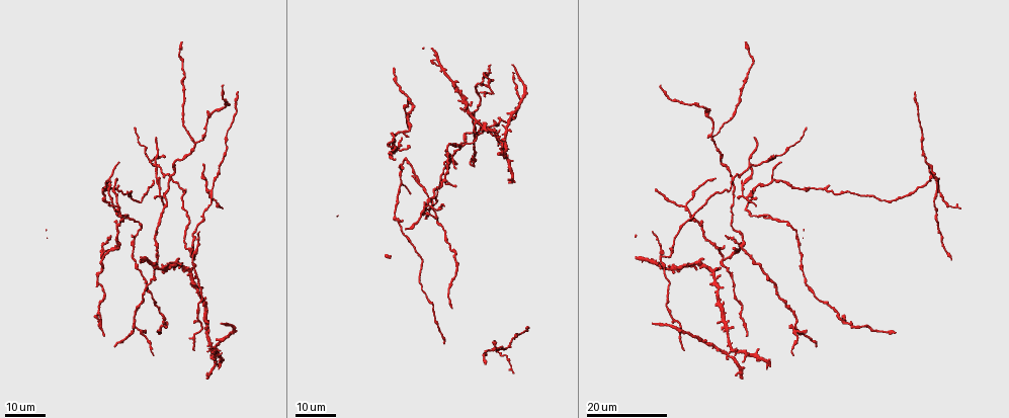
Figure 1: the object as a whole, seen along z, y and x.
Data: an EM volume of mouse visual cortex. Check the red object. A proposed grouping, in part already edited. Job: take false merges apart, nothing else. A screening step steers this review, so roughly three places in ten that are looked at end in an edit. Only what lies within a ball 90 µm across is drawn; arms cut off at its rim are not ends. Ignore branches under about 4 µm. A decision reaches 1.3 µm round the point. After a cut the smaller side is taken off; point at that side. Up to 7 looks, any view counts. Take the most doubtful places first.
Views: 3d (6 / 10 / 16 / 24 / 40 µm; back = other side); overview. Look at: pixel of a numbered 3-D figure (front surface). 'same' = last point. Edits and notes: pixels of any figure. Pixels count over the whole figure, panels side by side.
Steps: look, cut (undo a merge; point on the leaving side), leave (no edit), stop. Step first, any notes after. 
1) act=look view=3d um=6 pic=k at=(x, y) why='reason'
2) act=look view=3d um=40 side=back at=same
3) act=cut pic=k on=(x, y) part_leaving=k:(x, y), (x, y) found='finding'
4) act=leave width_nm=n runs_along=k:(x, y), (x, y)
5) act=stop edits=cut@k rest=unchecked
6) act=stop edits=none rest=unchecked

act=look view=3d um=16 pic=1 at=(461, 146)

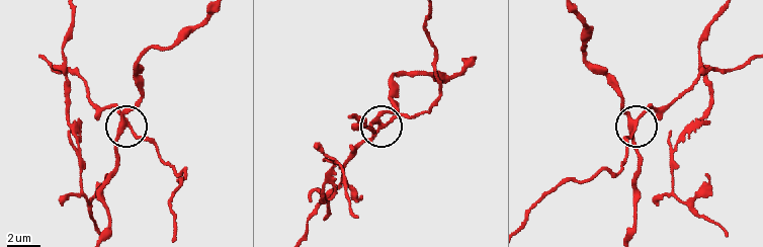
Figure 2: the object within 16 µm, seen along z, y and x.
act=look view=3d um=6 pic=2 at=(633, 124) why='zoom in'

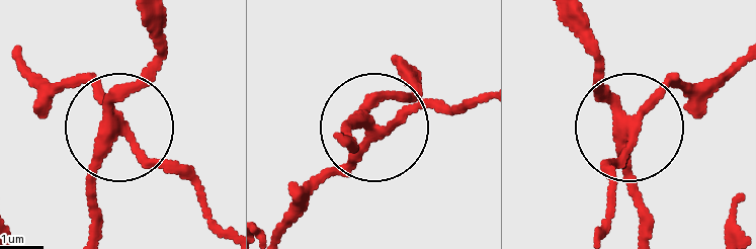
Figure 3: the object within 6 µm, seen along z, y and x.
act=look view=3d um=6 side=back pic=3 at=(631, 128) why='from behind'

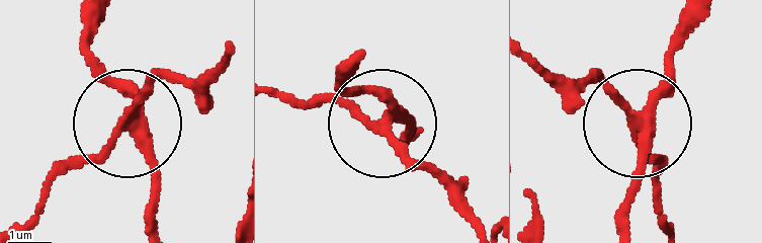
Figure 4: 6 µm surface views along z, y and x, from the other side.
act=cut pic=4 on=(157, 75) part_leaving=4:(128, 119), (55, 181), (29, 225) found='a second cell is stuck on'

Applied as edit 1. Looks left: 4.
act=look view=overview

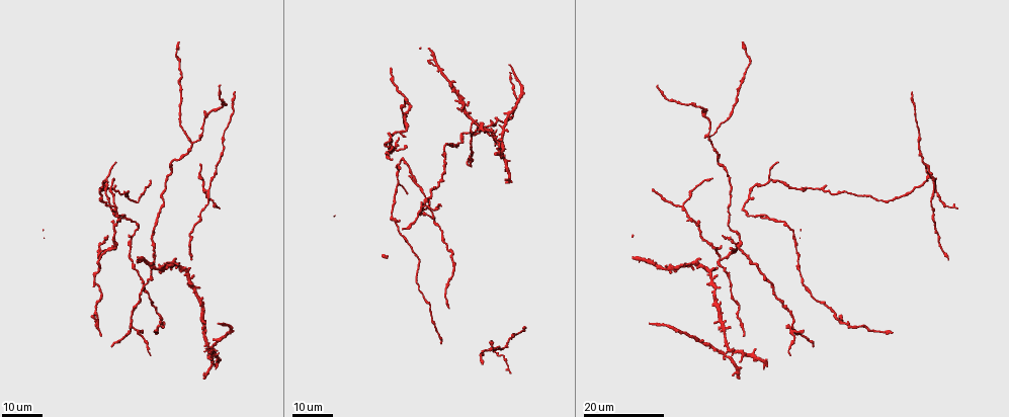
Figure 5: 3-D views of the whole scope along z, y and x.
act=look view=3d um=24 pic=5 at=(724, 257) why='branch point'

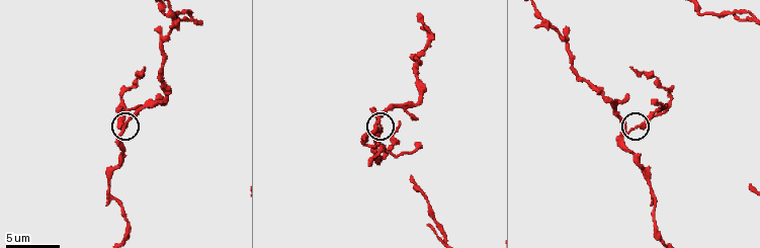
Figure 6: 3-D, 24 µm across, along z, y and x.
act=look view=3d um=6 pic=6 at=(631, 128)

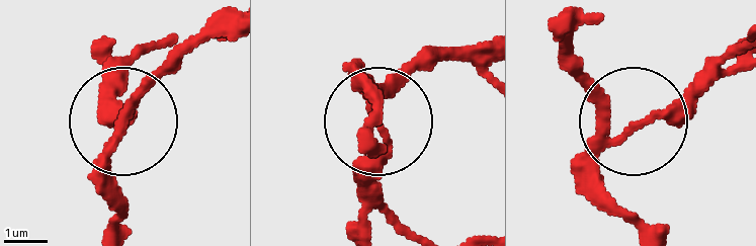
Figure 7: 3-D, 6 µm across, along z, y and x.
act=leave arms=3 found='continuous, no second cell'

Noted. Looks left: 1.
act=look view=3d um=10 pic=6 at=(412, 178) why='thick turns thin'

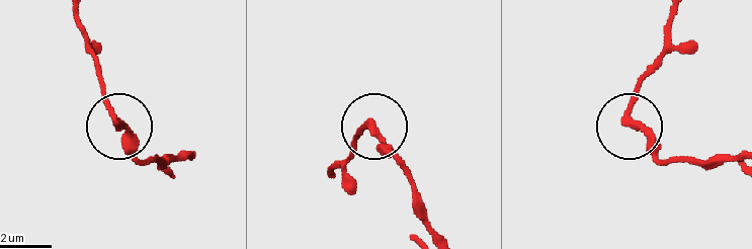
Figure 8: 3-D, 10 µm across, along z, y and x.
act=leave runs_along=8:(190, 156), (175, 162), (141, 160), (97, 73) found='all the same cell'

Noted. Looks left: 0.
act=stop edits=cut@4 rest=unchecked

